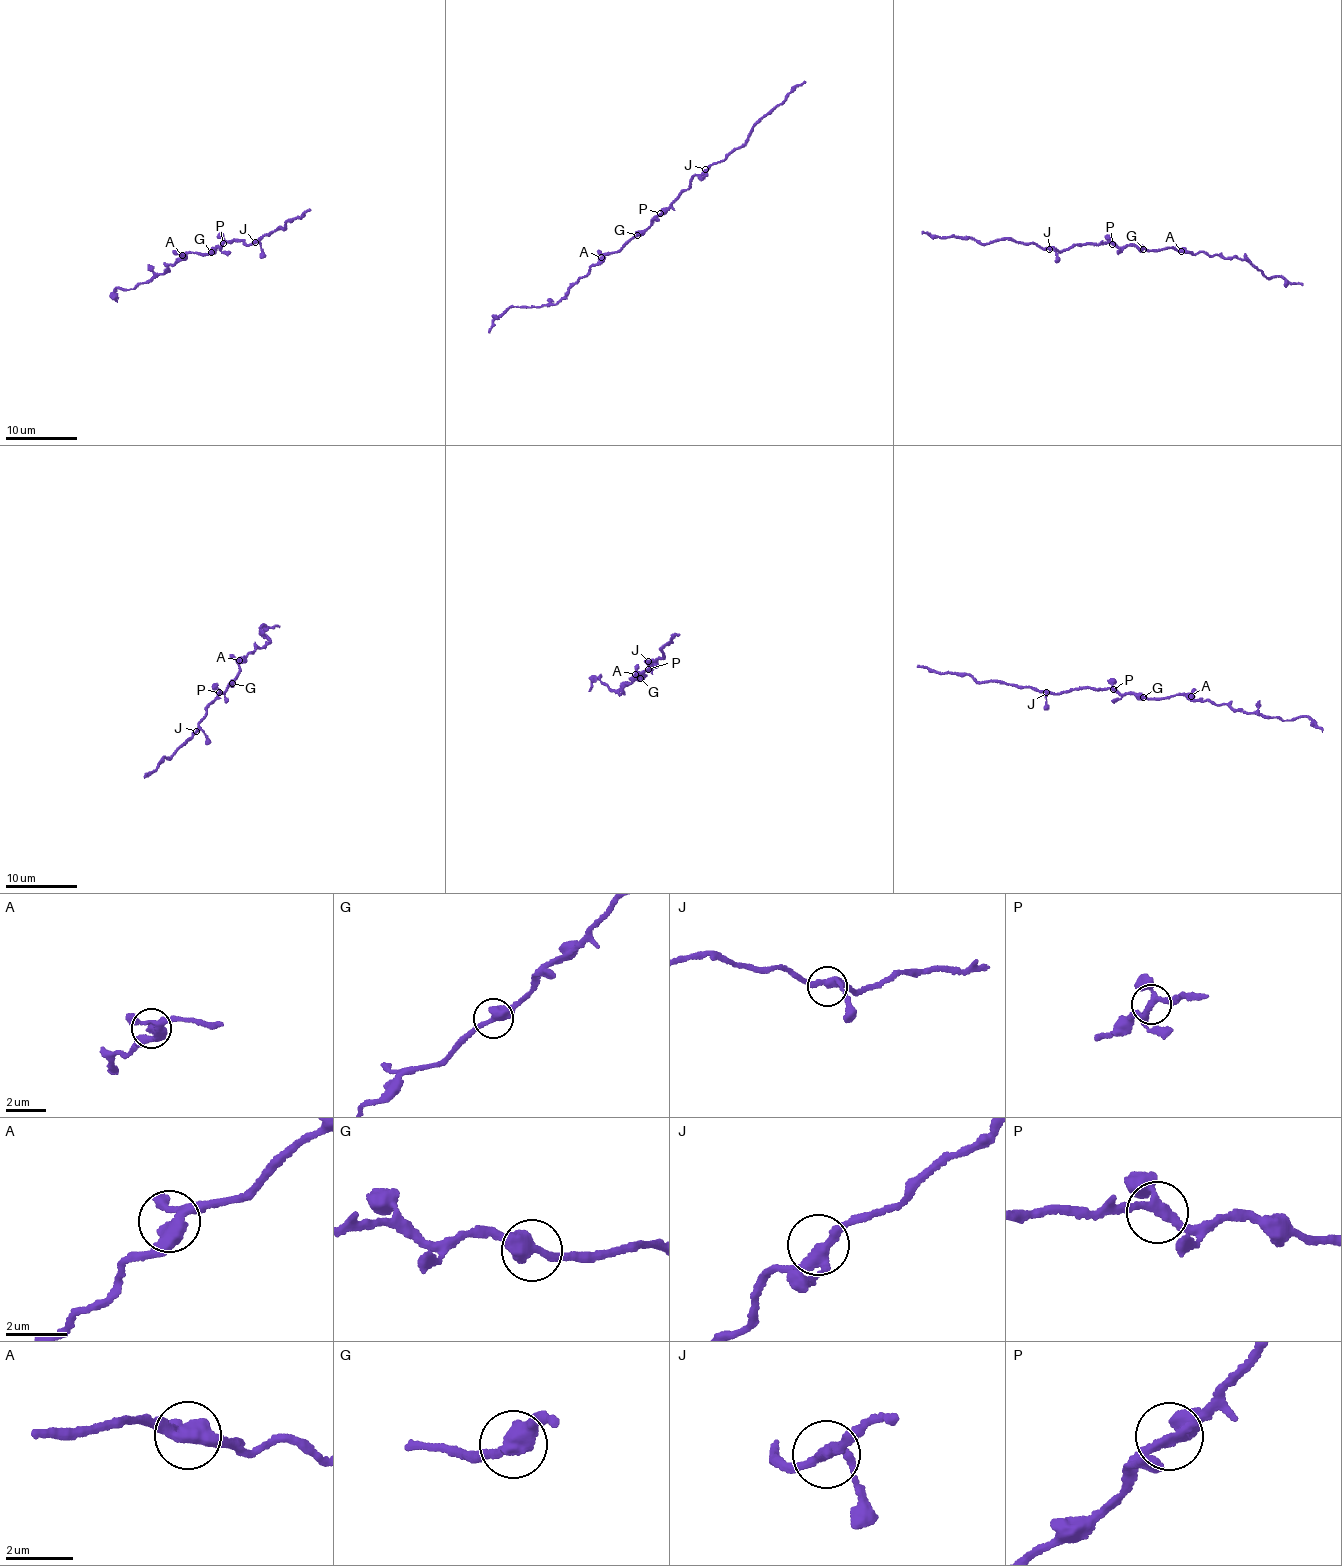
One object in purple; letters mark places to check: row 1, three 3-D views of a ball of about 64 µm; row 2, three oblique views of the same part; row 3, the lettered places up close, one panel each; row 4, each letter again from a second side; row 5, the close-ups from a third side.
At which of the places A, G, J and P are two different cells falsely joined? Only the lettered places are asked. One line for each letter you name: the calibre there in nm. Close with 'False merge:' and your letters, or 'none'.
False merge: none

